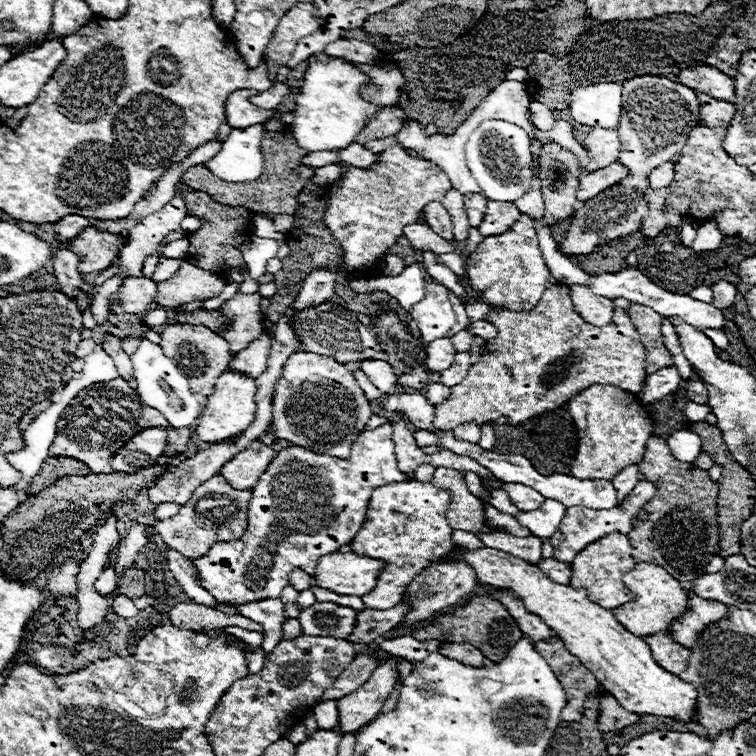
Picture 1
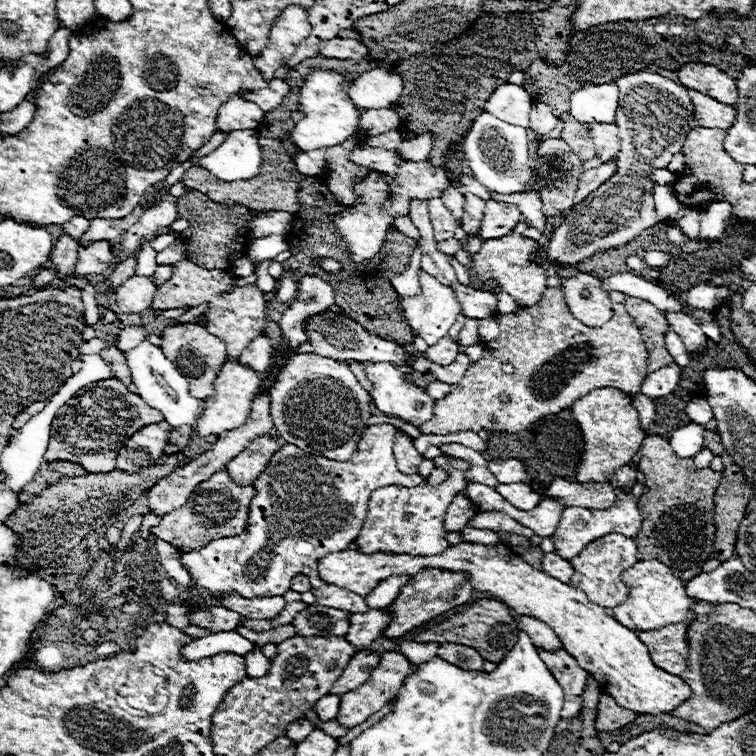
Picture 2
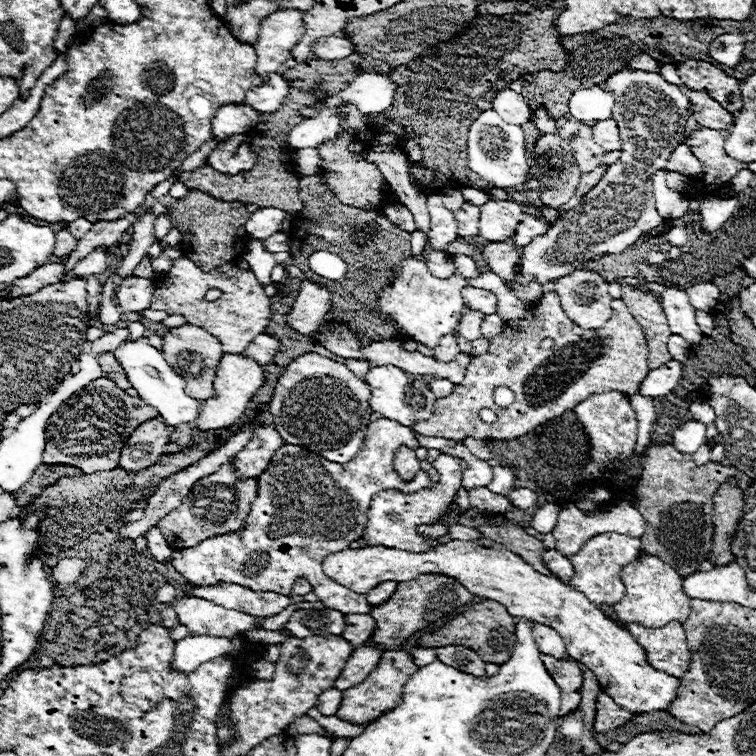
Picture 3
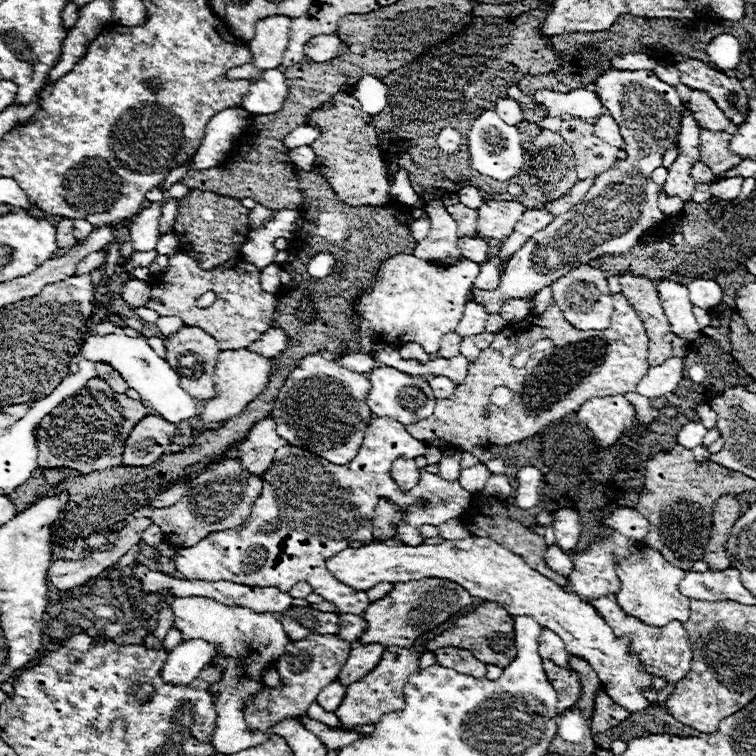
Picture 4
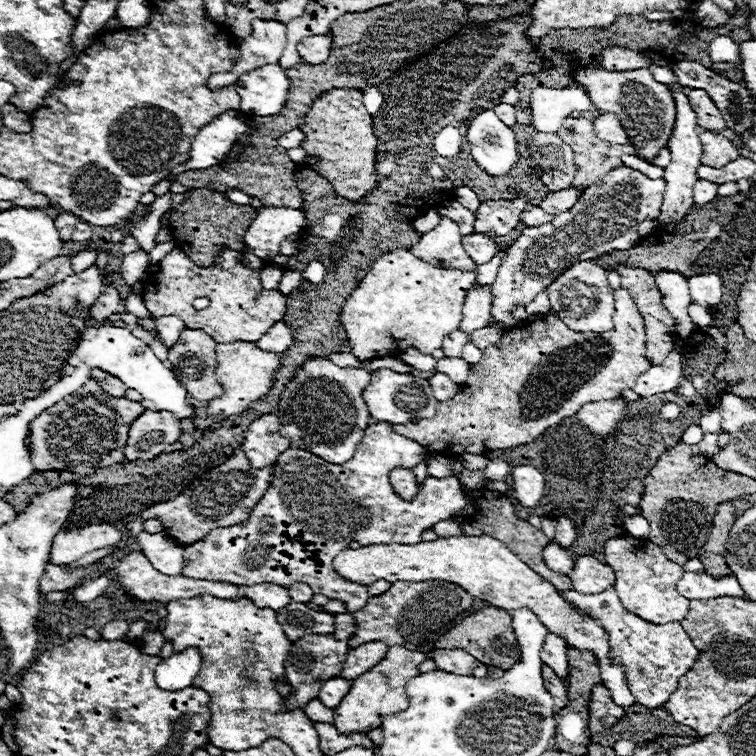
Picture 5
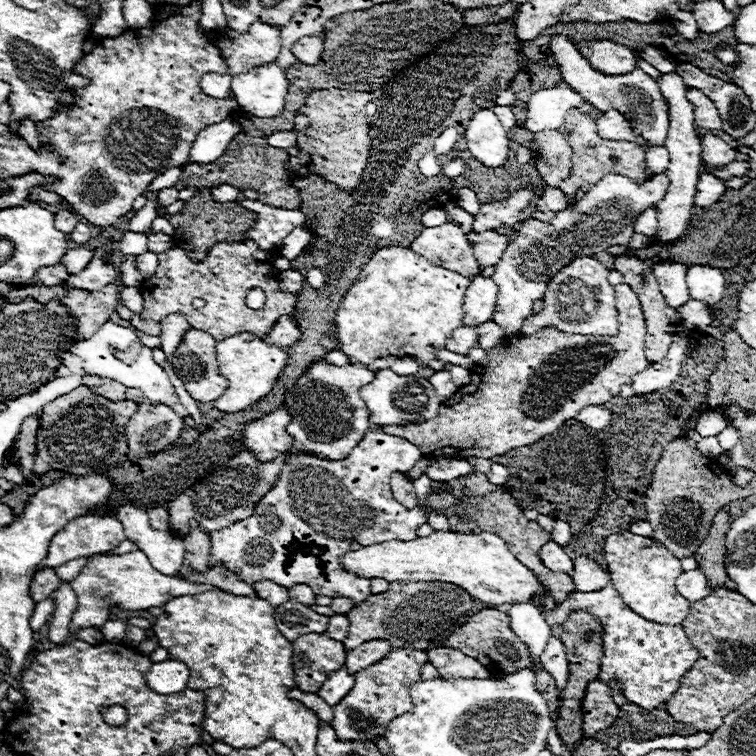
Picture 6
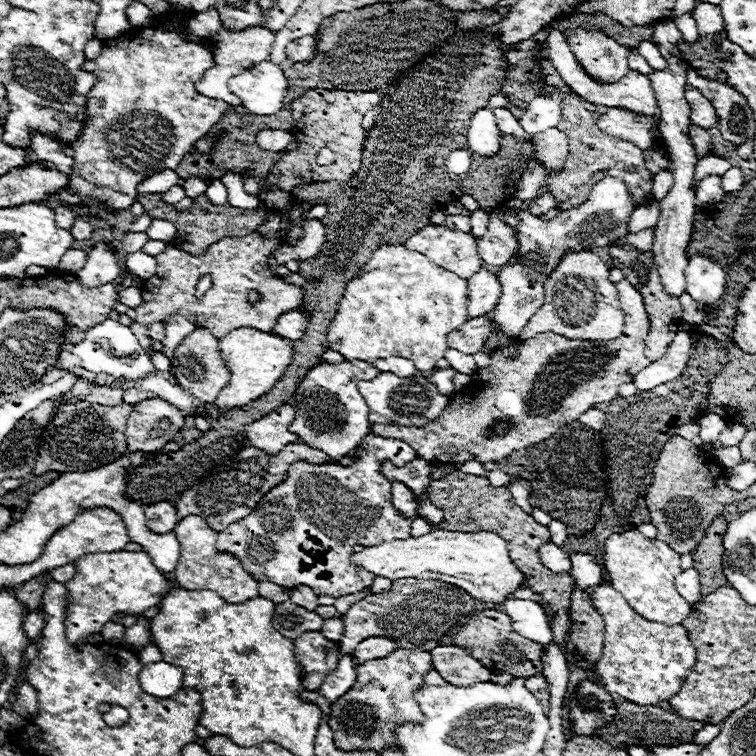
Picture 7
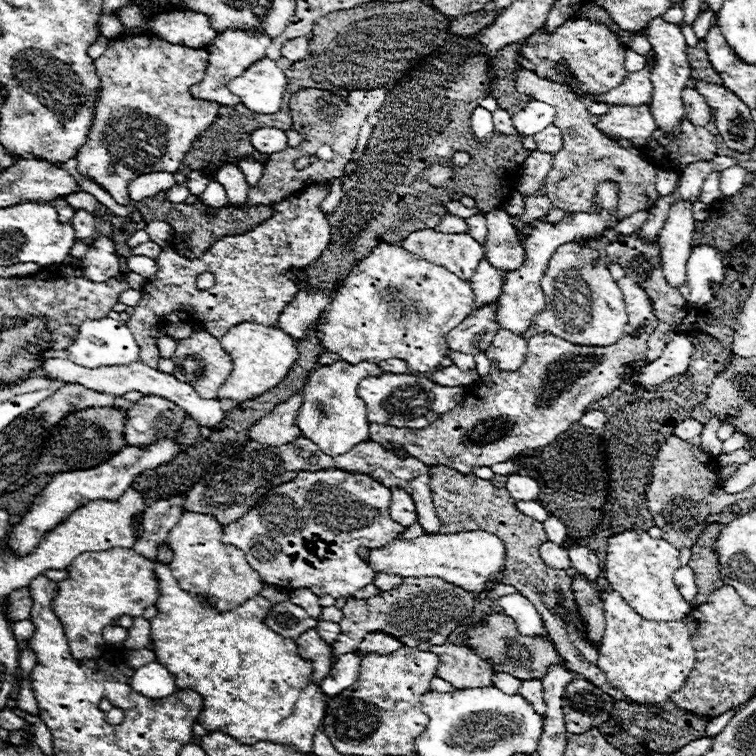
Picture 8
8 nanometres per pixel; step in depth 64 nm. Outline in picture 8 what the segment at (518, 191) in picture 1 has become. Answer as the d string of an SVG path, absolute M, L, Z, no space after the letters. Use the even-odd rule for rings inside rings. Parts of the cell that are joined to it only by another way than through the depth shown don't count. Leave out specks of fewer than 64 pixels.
M476 108L472 112L472 118L470 118L470 128L476 136L478 142L490 142L492 136L494 136L494 120L492 120L492 112L486 110L486 108Z

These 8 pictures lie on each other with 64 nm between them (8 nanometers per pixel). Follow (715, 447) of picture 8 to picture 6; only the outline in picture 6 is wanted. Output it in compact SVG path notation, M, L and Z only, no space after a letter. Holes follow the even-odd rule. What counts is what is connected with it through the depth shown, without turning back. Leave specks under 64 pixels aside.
M704 412L696 424L696 432L704 438L704 436L718 436L722 430L726 428L726 420L720 412Z

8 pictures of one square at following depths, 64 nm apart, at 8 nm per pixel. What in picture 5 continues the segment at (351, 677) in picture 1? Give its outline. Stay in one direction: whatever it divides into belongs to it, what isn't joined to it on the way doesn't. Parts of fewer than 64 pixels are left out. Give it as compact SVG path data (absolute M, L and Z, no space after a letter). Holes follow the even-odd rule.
M366 642L358 648L352 648L346 658L342 678L346 678L346 680L358 678L360 674L364 674L372 666L376 666L386 656L386 652L388 652L388 646L382 642Z

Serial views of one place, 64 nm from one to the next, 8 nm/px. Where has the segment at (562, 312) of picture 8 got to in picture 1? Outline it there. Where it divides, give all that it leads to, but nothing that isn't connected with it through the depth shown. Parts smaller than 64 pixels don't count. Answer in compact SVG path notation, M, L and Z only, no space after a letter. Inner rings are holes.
M572 284L570 288L572 288L570 294L572 294L574 308L578 308L578 312L582 314L582 318L586 318L586 322L594 326L606 326L606 322L612 320L614 304L608 298L592 294L588 286Z

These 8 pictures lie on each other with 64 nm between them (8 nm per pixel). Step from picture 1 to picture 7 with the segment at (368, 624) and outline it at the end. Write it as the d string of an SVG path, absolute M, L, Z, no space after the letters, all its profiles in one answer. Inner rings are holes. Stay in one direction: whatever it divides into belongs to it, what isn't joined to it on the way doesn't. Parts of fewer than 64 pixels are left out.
M328 618L324 622L322 634L324 634L324 638L332 638L334 642L340 642L340 638L344 636L344 622L342 622L342 618Z

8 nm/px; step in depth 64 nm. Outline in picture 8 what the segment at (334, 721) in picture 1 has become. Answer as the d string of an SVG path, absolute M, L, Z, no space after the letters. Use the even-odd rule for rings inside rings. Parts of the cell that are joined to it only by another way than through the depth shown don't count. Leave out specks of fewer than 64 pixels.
M356 652L338 656L334 662L334 670L330 670L330 674L320 684L322 692L328 698L332 698L342 690L350 688L358 678L358 668L360 668L360 656Z

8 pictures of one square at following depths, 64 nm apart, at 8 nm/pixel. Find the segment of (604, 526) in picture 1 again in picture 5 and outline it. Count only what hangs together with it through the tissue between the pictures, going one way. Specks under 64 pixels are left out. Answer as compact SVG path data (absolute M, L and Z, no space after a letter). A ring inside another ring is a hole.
M640 514L624 516L622 518L622 532L630 534L634 538L646 538L648 532L650 532L650 526L648 526L648 522ZM560 516L556 520L556 538L554 542L558 542L562 548L570 548L576 542L576 526L574 522L570 522L568 516Z

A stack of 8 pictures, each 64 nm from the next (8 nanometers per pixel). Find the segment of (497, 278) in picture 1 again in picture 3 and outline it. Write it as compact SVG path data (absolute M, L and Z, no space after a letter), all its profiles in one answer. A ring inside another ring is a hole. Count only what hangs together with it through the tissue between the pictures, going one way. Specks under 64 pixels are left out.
M506 238L506 242L488 242L480 250L480 264L484 270L492 270L504 284L508 284L516 280L522 250L524 248L514 246L514 238ZM534 280L534 284L530 284L530 286L514 284L514 286L512 286L512 294L514 294L520 302L524 302L524 304L536 304L536 302L540 300L540 296L542 296L542 284L538 284L536 280Z

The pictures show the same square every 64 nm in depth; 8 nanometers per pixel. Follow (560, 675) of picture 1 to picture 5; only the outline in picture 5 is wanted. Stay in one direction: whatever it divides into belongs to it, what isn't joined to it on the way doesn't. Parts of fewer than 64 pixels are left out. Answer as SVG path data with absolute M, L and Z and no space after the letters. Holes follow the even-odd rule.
M542 666L542 678L546 678L546 688L550 690L550 694L554 694L554 712L560 712L566 702L568 702L568 684L566 680L558 678L554 670L550 670L550 666Z

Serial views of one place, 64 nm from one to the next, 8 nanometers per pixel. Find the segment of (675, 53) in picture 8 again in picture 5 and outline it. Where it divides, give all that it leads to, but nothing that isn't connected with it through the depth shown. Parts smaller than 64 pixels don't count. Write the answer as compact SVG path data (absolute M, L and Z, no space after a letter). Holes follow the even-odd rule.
M674 92L676 100L676 128L672 132L672 138L668 142L668 150L672 152L672 162L666 168L664 180L666 180L666 190L664 190L664 204L660 212L660 226L664 226L668 232L674 230L674 226L686 216L688 208L694 204L692 202L692 190L696 184L696 168L700 166L700 156L702 156L702 144L700 144L700 134L698 134L698 124L696 124L696 114L688 104L688 98L684 94ZM660 272L660 274L654 274L654 278L662 294L662 304L674 318L674 332L680 334L680 338L692 336L692 332L698 326L688 316L688 306L692 304L692 300L690 300L686 278L678 272Z

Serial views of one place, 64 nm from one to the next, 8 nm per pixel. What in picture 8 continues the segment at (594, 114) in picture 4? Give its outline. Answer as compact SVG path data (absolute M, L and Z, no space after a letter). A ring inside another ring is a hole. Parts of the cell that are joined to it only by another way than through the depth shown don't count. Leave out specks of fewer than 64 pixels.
M530 100L524 110L512 116L512 122L518 132L534 136L536 132L542 132L546 126L554 124L554 118L556 118L554 106L540 100Z

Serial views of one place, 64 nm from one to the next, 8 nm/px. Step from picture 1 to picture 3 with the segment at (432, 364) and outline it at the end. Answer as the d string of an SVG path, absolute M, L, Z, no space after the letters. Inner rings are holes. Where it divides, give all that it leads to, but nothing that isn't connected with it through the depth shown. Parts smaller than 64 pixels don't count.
M452 334L442 338L442 342L434 348L434 358L440 362L450 362L450 360L454 360L456 354L460 354L460 348L458 348L458 342Z

